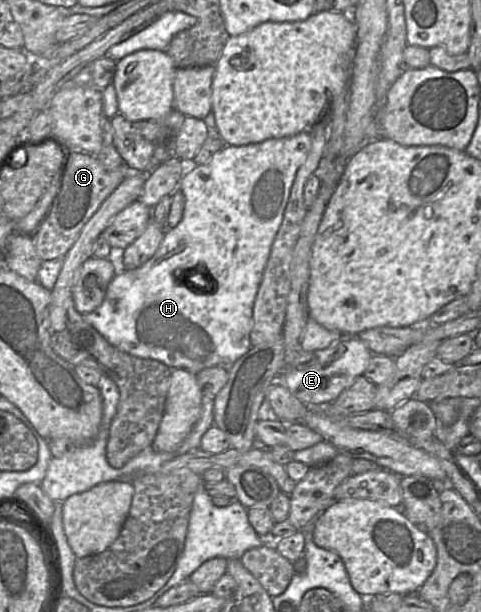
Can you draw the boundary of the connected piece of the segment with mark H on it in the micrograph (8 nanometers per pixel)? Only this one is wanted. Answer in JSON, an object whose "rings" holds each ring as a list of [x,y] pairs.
{"rings":[[[303,131],[284,138],[267,139],[244,146],[224,146],[207,163],[198,165],[186,173],[179,190],[185,197],[183,217],[173,229],[166,229],[156,253],[141,267],[118,272],[110,282],[105,299],[94,311],[84,314],[83,319],[94,327],[111,345],[132,356],[159,361],[171,370],[183,369],[198,374],[215,366],[229,367],[251,349],[250,334],[253,321],[253,305],[263,277],[271,247],[282,223],[289,200],[290,190],[299,167],[305,162],[312,144],[311,131]]]}

